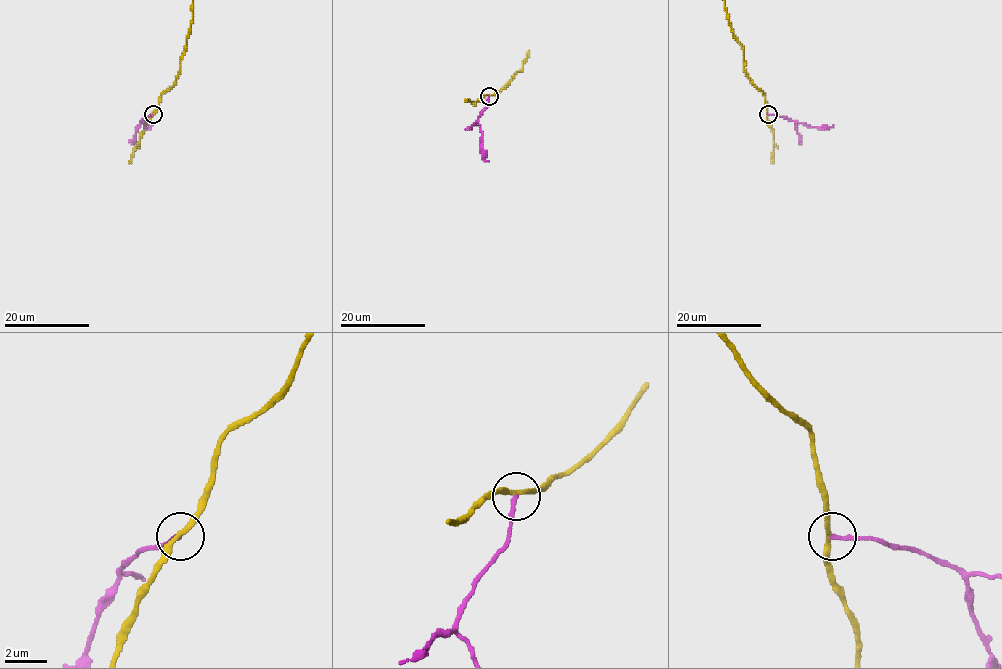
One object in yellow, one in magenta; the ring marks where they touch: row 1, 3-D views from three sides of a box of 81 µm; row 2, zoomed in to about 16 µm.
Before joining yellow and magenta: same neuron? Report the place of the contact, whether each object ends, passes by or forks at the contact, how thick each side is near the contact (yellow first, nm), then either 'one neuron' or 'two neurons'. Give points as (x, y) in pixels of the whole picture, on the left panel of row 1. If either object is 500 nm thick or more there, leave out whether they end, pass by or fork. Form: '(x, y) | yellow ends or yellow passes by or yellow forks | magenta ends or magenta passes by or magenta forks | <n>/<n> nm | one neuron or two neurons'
(153, 114) | yellow passes by | magenta ends | 240/200 nm | two neurons

